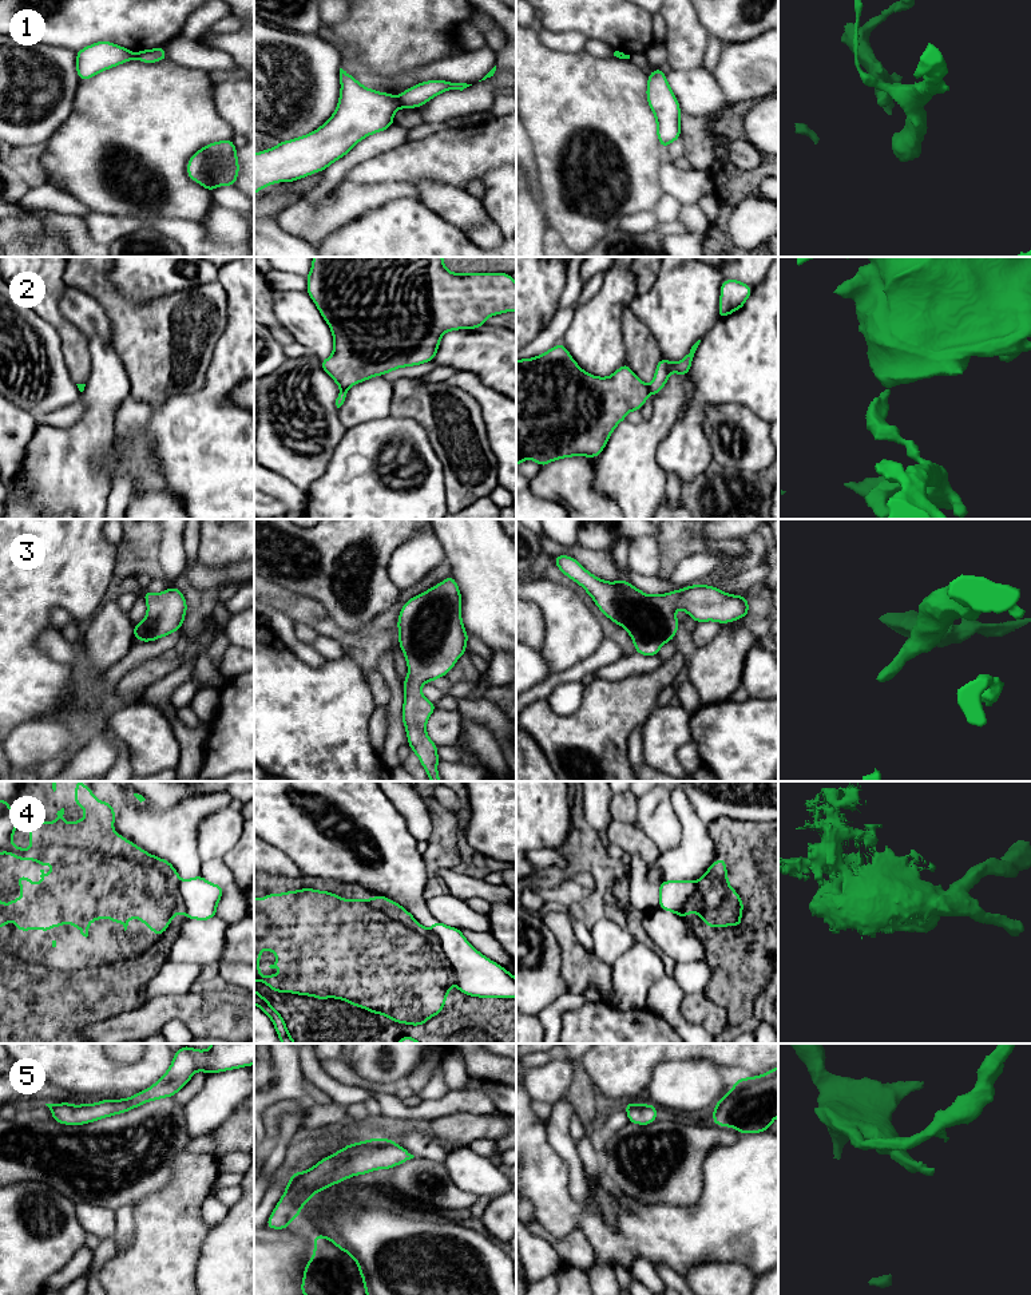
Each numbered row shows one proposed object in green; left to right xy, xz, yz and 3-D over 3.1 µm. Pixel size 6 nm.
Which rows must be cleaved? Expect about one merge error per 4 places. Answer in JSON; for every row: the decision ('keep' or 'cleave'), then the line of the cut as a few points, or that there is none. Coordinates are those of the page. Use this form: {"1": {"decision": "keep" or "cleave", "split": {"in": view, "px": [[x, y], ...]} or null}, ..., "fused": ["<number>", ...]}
{"1": {"decision": "cleave", "split": {"in": "xz", "px": [[396, 98], [400, 106]]}}, "2": {"decision": "cleave", "split": {"in": "xz", "px": [[341, 388], [345, 389]]}}, "3": {"decision": "keep", "split": null}, "4": {"decision": "cleave", "split": {"in": "xz", "px": [[429, 930], [439, 941], [453, 981]]}}, "5": {"decision": "keep", "split": null}, "fused": ["1", "2", "4"]}

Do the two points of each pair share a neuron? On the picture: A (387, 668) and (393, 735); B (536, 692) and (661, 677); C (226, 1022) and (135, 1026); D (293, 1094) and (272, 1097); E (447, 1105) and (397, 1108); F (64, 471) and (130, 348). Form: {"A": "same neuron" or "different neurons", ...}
{"A": "same neuron", "B": "different neurons", "C": "same neuron", "D": "same neuron", "E": "same neuron", "F": "different neurons"}

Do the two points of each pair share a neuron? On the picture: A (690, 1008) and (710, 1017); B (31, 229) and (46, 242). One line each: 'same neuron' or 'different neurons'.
A: same neuron
B: same neuron

